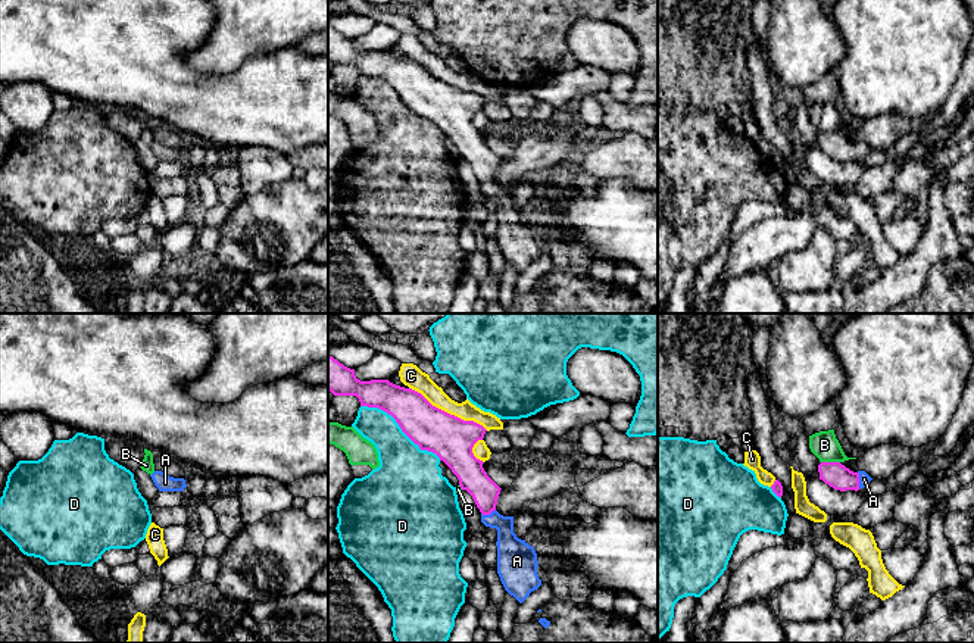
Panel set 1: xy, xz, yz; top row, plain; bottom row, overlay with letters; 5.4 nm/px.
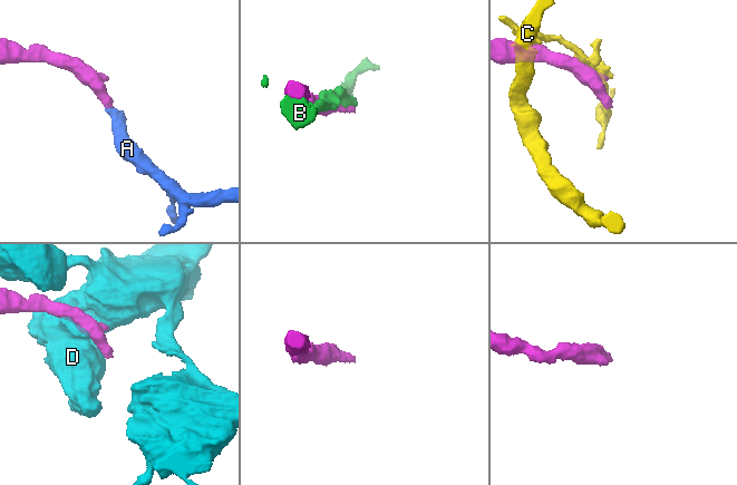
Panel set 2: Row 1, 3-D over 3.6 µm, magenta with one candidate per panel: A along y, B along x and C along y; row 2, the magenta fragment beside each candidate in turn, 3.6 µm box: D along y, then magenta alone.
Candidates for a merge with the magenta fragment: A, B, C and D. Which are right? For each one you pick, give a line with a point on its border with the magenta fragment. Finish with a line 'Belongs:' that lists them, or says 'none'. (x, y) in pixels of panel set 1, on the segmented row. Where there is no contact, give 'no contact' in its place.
A: contact yz (858, 480)
Belongs: A

